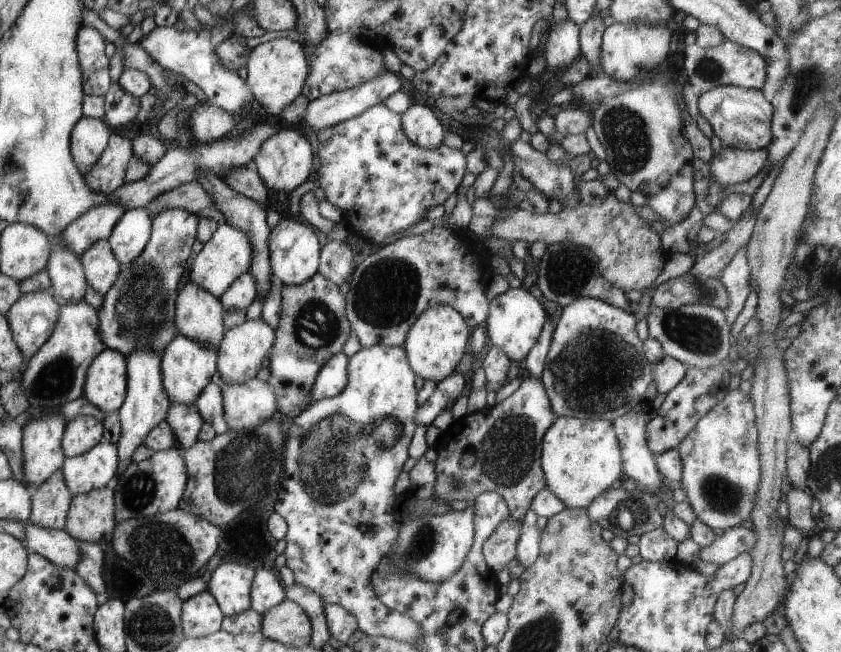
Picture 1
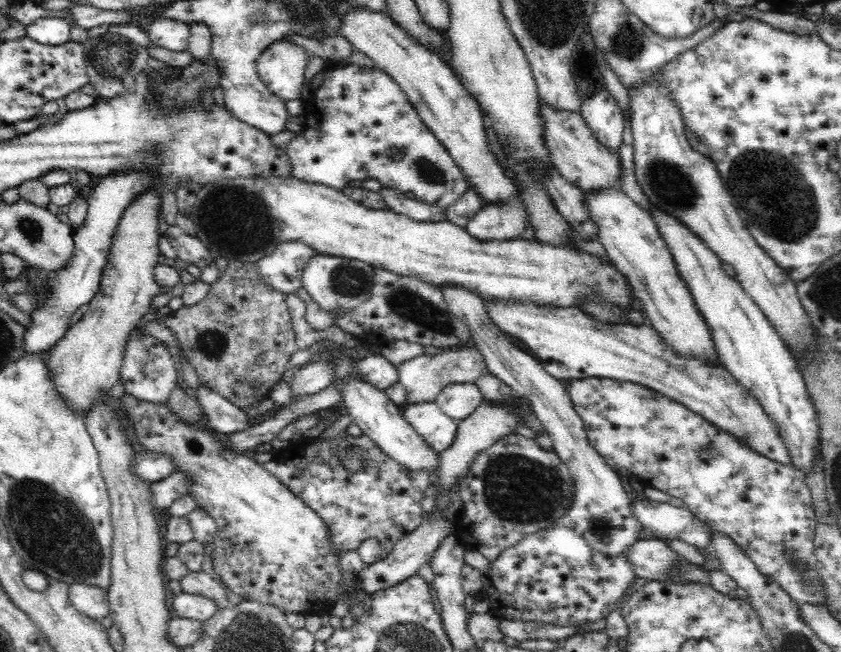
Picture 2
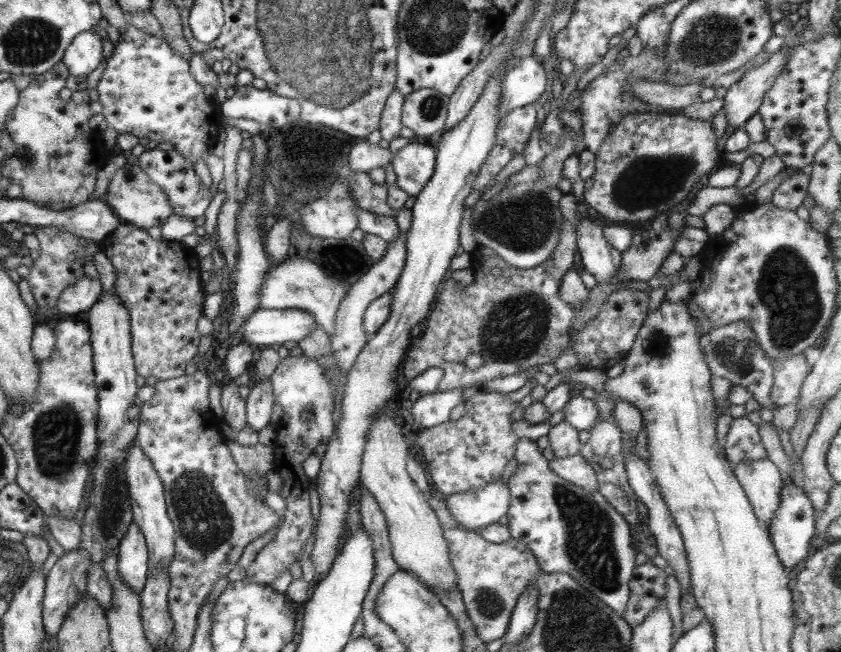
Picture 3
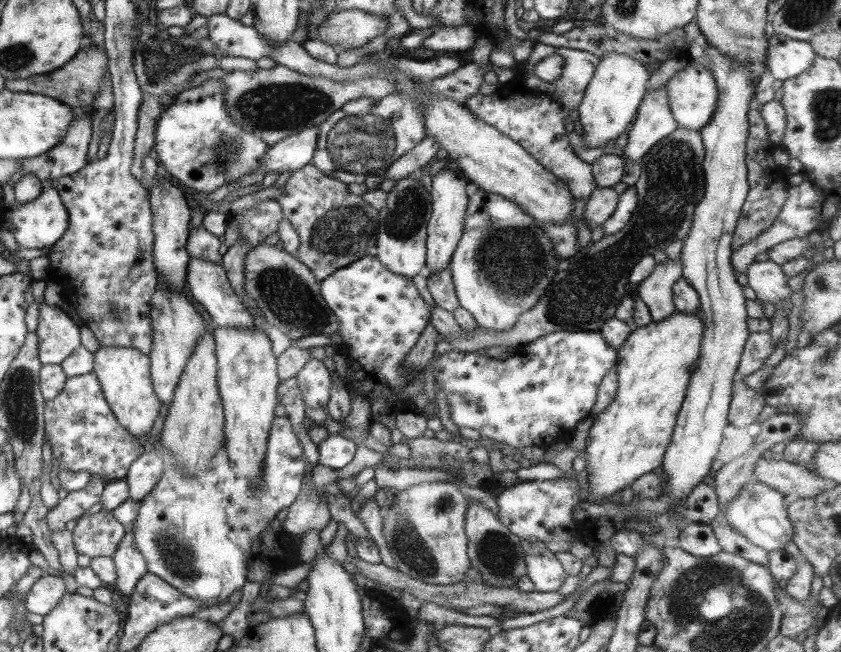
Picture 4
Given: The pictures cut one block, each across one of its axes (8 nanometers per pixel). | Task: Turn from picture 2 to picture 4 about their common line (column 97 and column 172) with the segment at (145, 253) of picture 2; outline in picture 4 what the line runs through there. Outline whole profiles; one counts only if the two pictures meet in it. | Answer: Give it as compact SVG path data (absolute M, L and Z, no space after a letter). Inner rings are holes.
M159 284L151 296L151 330L152 350L149 352L150 380L154 396L161 405L171 403L179 376L183 373L187 360L190 358L195 344L202 336L207 325L201 315L187 301L181 292L165 292Z

